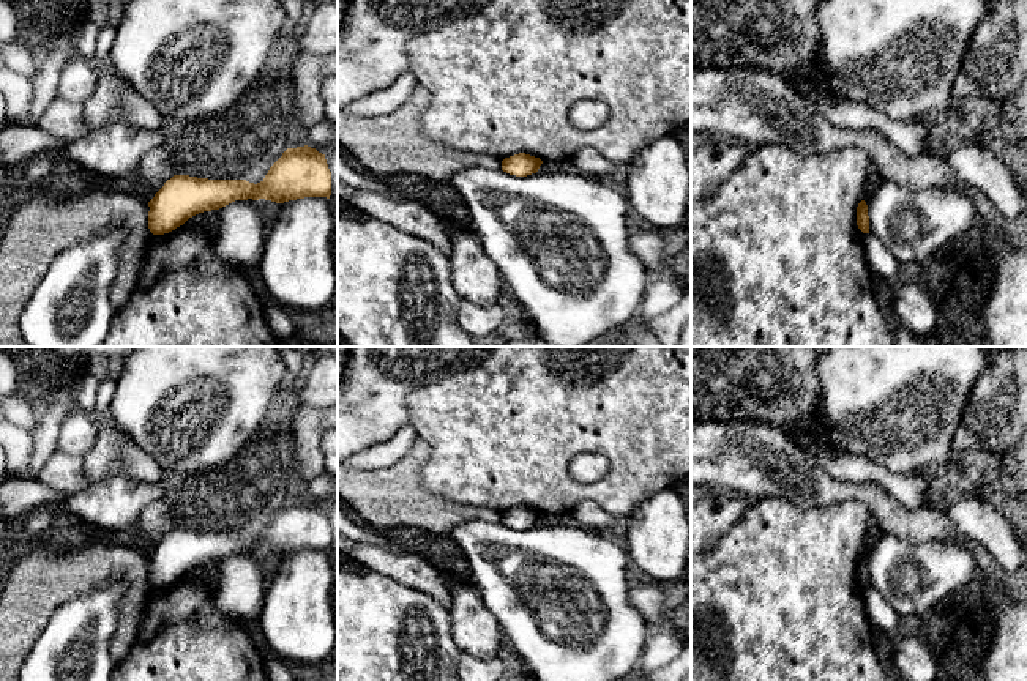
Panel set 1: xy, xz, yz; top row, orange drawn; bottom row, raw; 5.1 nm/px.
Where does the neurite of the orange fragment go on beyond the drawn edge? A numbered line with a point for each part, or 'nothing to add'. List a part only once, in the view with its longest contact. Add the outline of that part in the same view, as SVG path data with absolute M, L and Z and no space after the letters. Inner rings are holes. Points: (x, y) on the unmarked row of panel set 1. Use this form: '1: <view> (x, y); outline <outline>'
nothing to add

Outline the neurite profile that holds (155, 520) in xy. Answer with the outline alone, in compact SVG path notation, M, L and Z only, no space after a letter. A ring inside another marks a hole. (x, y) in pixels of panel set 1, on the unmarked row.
M161 498L148 504L140 512L134 528L144 536L145 550L151 553L155 547L164 539L164 536L177 528L177 525L167 504Z

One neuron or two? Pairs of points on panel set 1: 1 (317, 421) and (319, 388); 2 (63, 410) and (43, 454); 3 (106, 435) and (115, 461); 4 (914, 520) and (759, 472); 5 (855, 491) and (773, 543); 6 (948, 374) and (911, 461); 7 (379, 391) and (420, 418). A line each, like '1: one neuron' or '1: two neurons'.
1: two neurons
2: one neuron
3: one neuron
4: one neuron
5: two neurons
6: one neuron
7: two neurons

